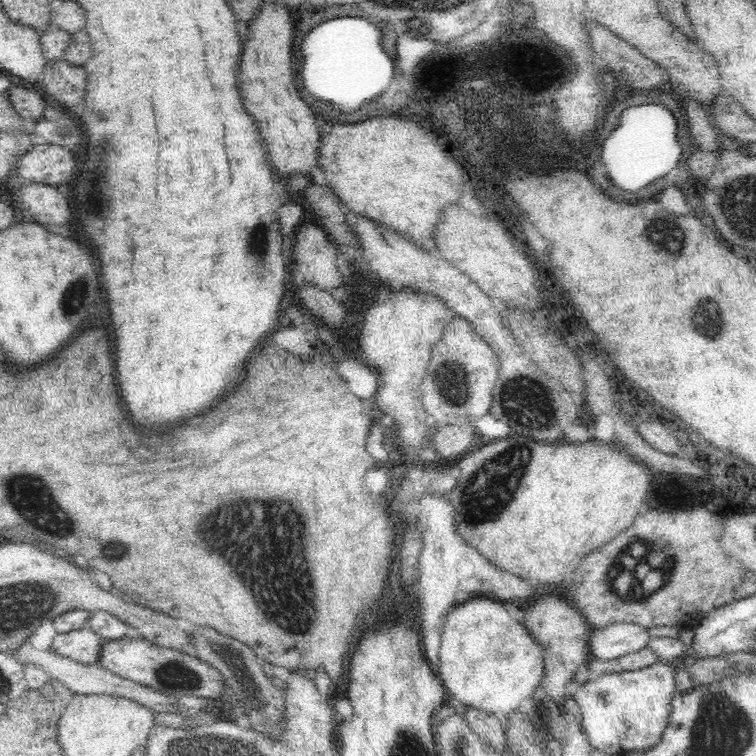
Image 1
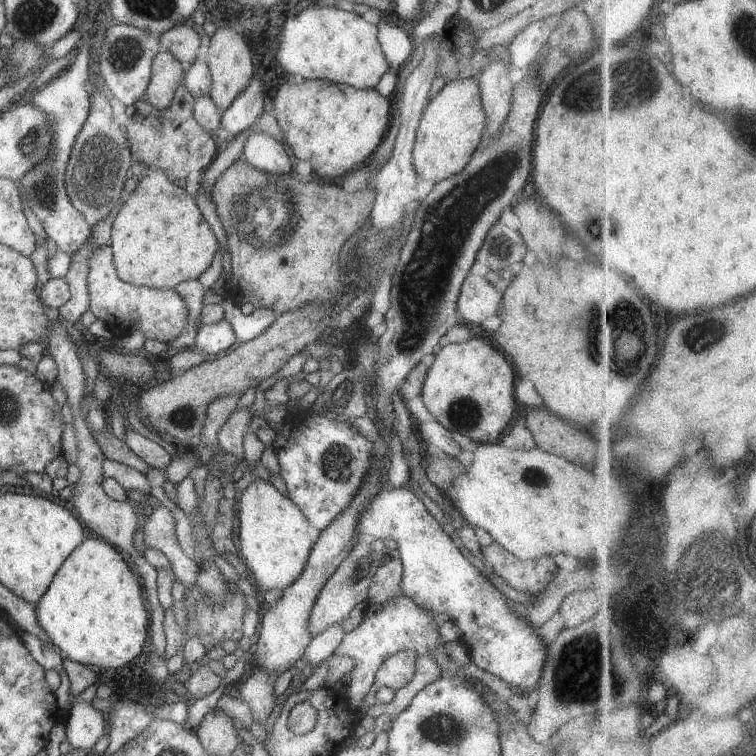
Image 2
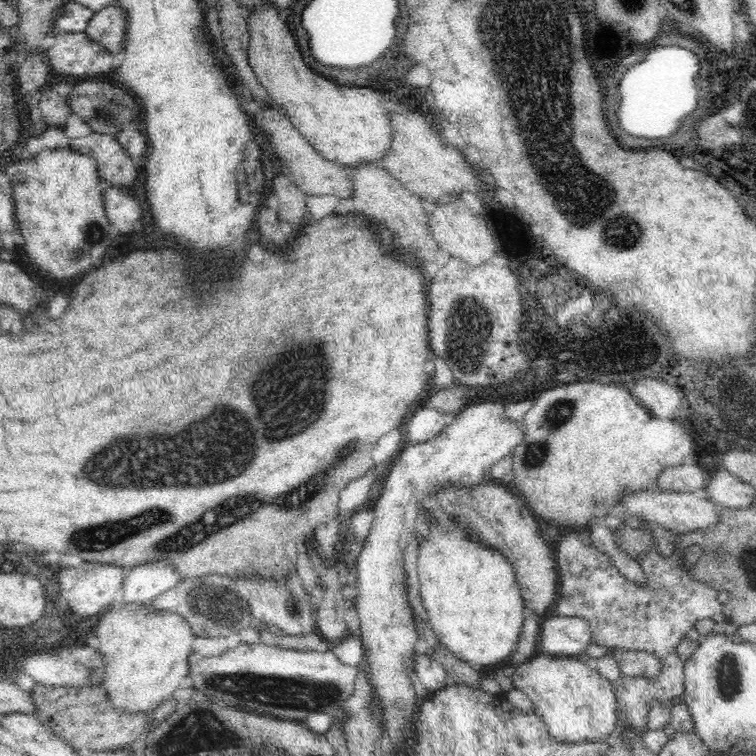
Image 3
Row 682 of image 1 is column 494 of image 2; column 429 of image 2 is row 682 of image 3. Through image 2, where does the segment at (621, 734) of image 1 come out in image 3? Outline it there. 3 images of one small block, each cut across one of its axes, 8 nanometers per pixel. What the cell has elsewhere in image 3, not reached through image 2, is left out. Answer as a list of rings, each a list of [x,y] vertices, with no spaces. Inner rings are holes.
[[[534,655],[522,662],[511,676],[513,686],[522,690],[532,702],[540,723],[546,723],[556,741],[604,741],[617,723],[617,700],[613,683],[596,669],[590,670],[582,657]]]

